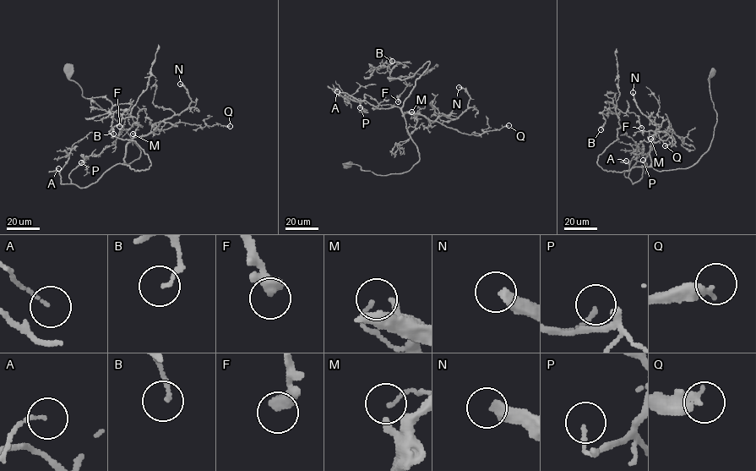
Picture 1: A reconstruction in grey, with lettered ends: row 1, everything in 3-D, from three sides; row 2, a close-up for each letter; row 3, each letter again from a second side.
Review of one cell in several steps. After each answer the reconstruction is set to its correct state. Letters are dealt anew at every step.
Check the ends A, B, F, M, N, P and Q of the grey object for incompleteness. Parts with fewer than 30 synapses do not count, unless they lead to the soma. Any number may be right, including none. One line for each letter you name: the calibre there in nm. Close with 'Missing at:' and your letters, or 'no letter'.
M: 110 nm
N: 440 nm
Missing at: M, N

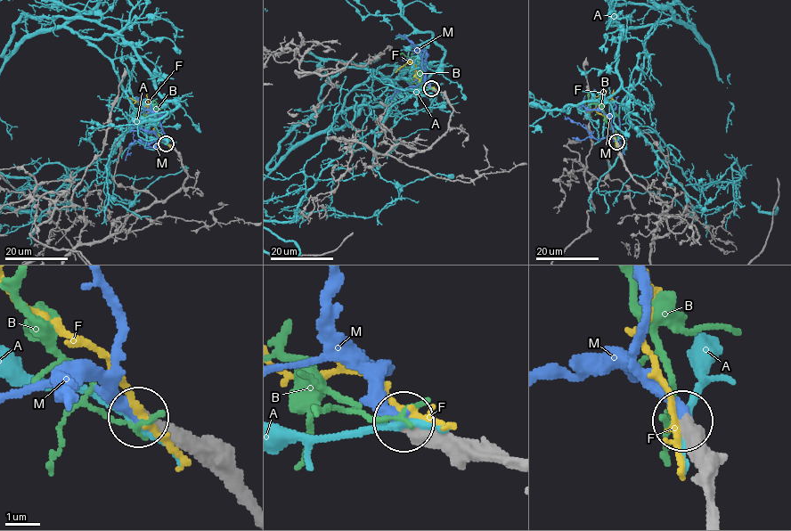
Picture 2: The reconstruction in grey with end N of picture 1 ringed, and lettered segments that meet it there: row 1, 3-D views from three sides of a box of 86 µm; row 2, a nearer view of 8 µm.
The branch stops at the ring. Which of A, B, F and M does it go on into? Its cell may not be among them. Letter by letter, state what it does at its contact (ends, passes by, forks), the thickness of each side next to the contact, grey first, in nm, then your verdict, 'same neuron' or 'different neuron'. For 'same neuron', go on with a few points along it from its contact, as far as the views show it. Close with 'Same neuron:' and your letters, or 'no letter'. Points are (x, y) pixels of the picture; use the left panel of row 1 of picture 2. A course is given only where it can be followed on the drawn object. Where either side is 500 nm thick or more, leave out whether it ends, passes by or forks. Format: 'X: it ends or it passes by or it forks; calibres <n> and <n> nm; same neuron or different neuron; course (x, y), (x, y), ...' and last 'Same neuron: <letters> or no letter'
A: calibres 600 and 280 nm; different neuron
B: calibres 550 and 100 nm; different neuron
F: calibres 500 and 190 nm; different neuron
M: it ends; calibres 480 and 380 nm; same neuron; course (167, 142), (159, 118), (160, 112), (146, 109), (136, 96)
Same neuron: M

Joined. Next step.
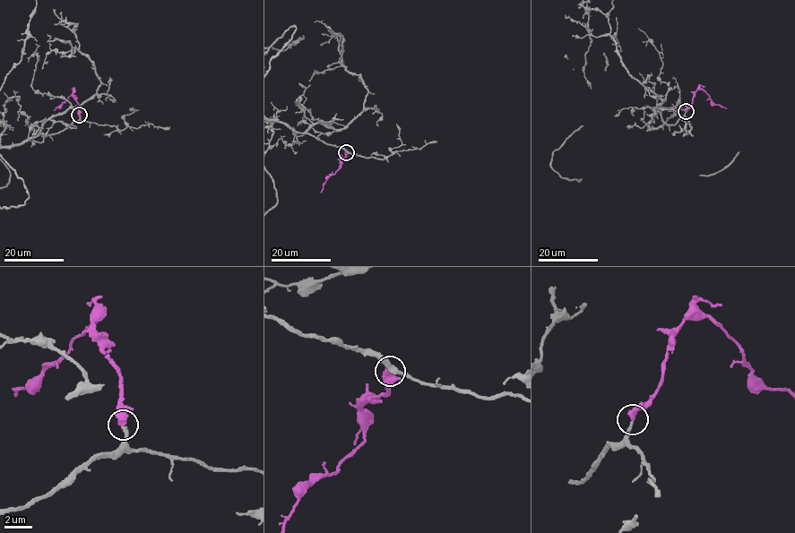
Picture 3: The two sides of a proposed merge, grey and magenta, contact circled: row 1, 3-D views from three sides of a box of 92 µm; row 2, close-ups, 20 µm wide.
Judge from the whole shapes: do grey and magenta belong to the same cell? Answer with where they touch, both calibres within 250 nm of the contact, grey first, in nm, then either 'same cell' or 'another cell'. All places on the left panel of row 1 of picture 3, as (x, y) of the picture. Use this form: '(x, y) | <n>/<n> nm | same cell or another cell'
(79, 115) | 240/460 nm | same cell

